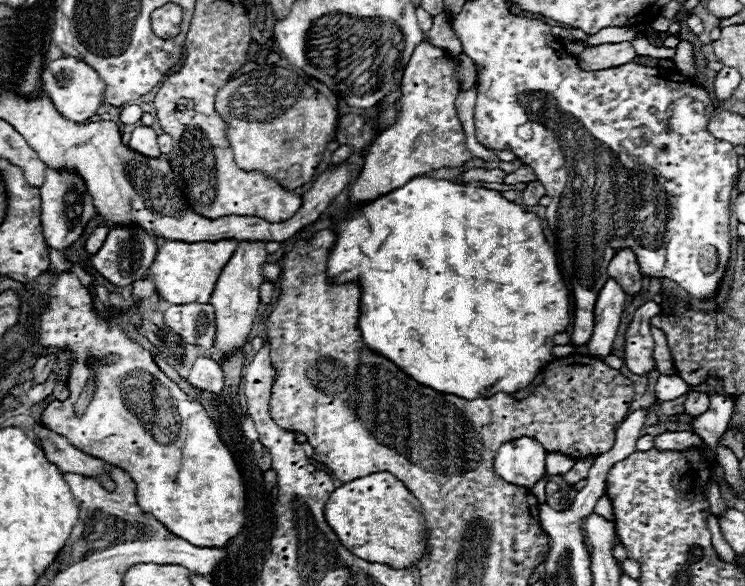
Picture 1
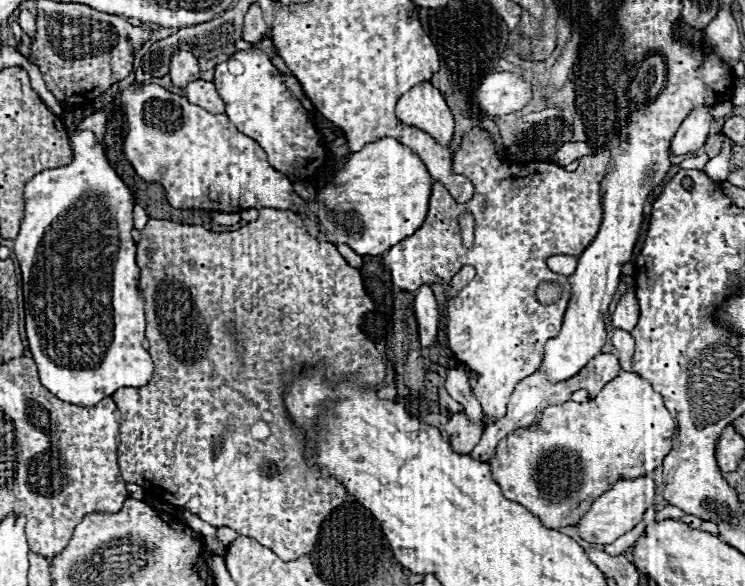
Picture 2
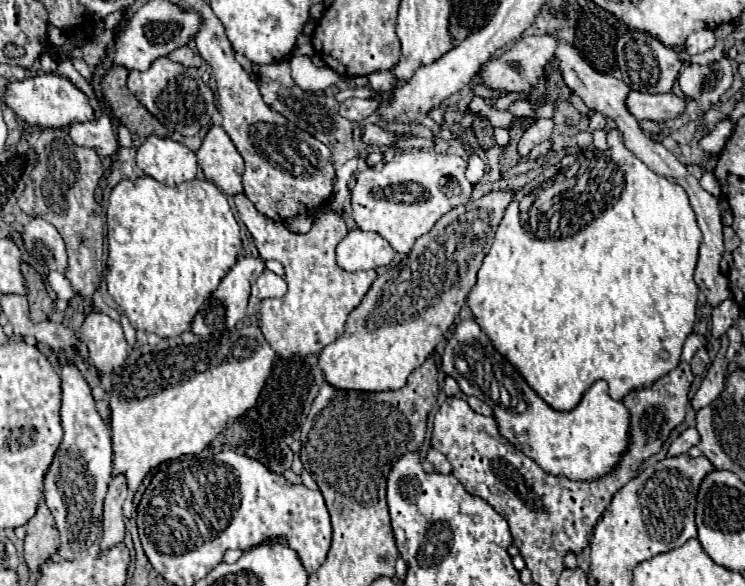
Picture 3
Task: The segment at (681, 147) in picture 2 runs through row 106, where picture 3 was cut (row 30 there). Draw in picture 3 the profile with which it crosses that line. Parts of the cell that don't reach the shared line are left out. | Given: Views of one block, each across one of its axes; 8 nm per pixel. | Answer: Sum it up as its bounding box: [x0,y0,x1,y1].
[684,28,716,56]

